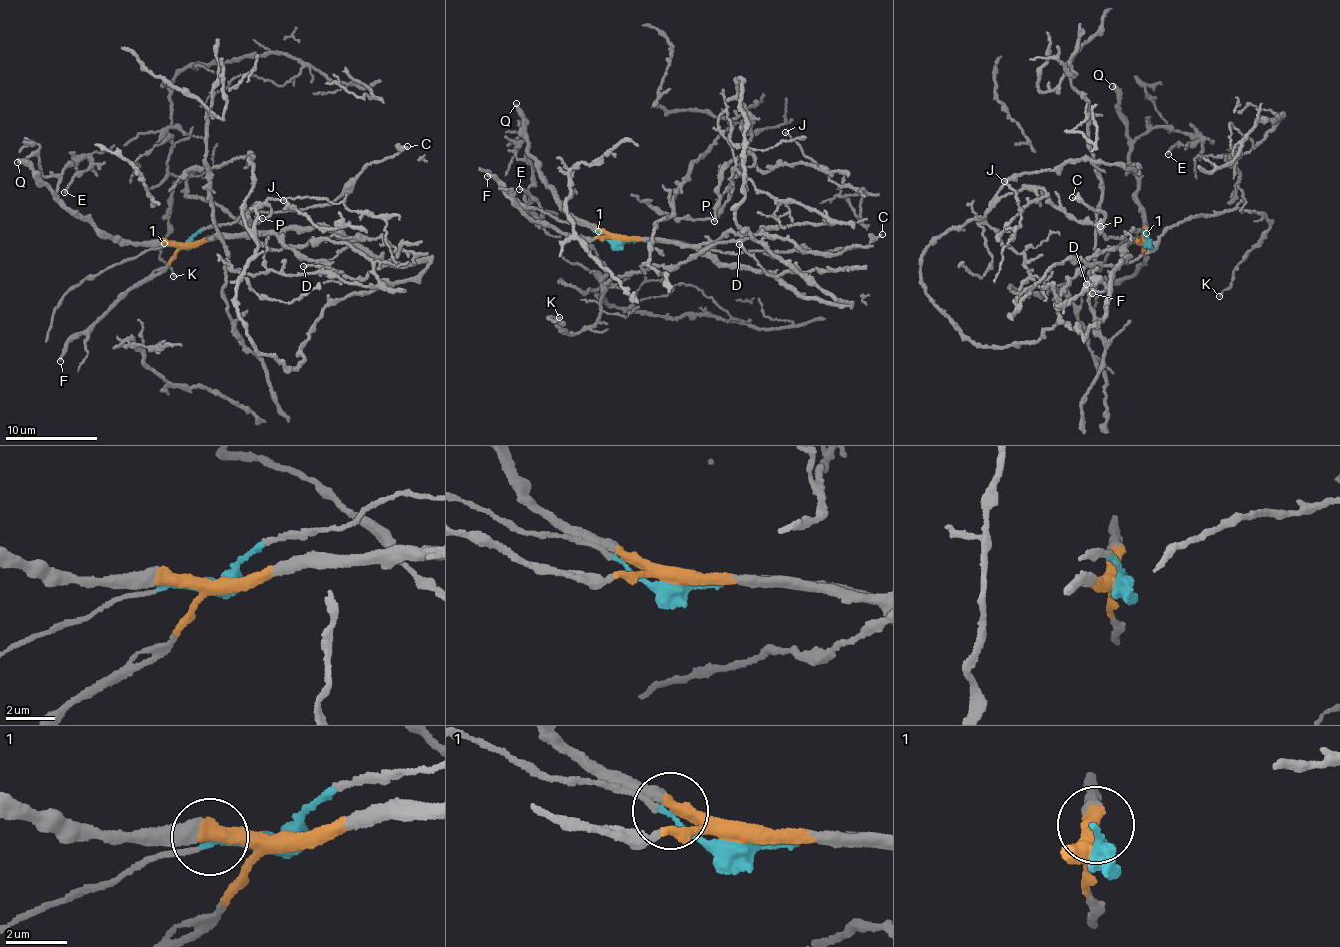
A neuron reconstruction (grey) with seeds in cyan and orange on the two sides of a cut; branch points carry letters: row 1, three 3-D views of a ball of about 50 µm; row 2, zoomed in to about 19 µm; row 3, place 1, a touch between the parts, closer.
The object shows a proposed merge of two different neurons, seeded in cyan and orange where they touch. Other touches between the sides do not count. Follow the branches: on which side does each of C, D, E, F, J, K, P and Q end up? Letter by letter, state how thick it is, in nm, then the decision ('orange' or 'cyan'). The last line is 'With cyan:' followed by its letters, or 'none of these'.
C: 220 nm thick; cyan
D: 120 nm thick; orange
E: 180 nm thick; orange
F: 220 nm thick; orange
J: 120 nm thick; orange
K: 150 nm thick; orange
P: 180 nm thick; orange
Q: 340 nm thick; orange
With cyan: C

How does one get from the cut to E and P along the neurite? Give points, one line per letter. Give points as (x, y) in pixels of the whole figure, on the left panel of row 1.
E: (185, 246), (124, 242), (69, 209), (58, 197), (63, 168), (70, 160), (88, 157), (91, 162), (64, 193)
P: (185, 246), (320, 227), (430, 261), (335, 300), (294, 371), (248, 339), (235, 297), (261, 217)

